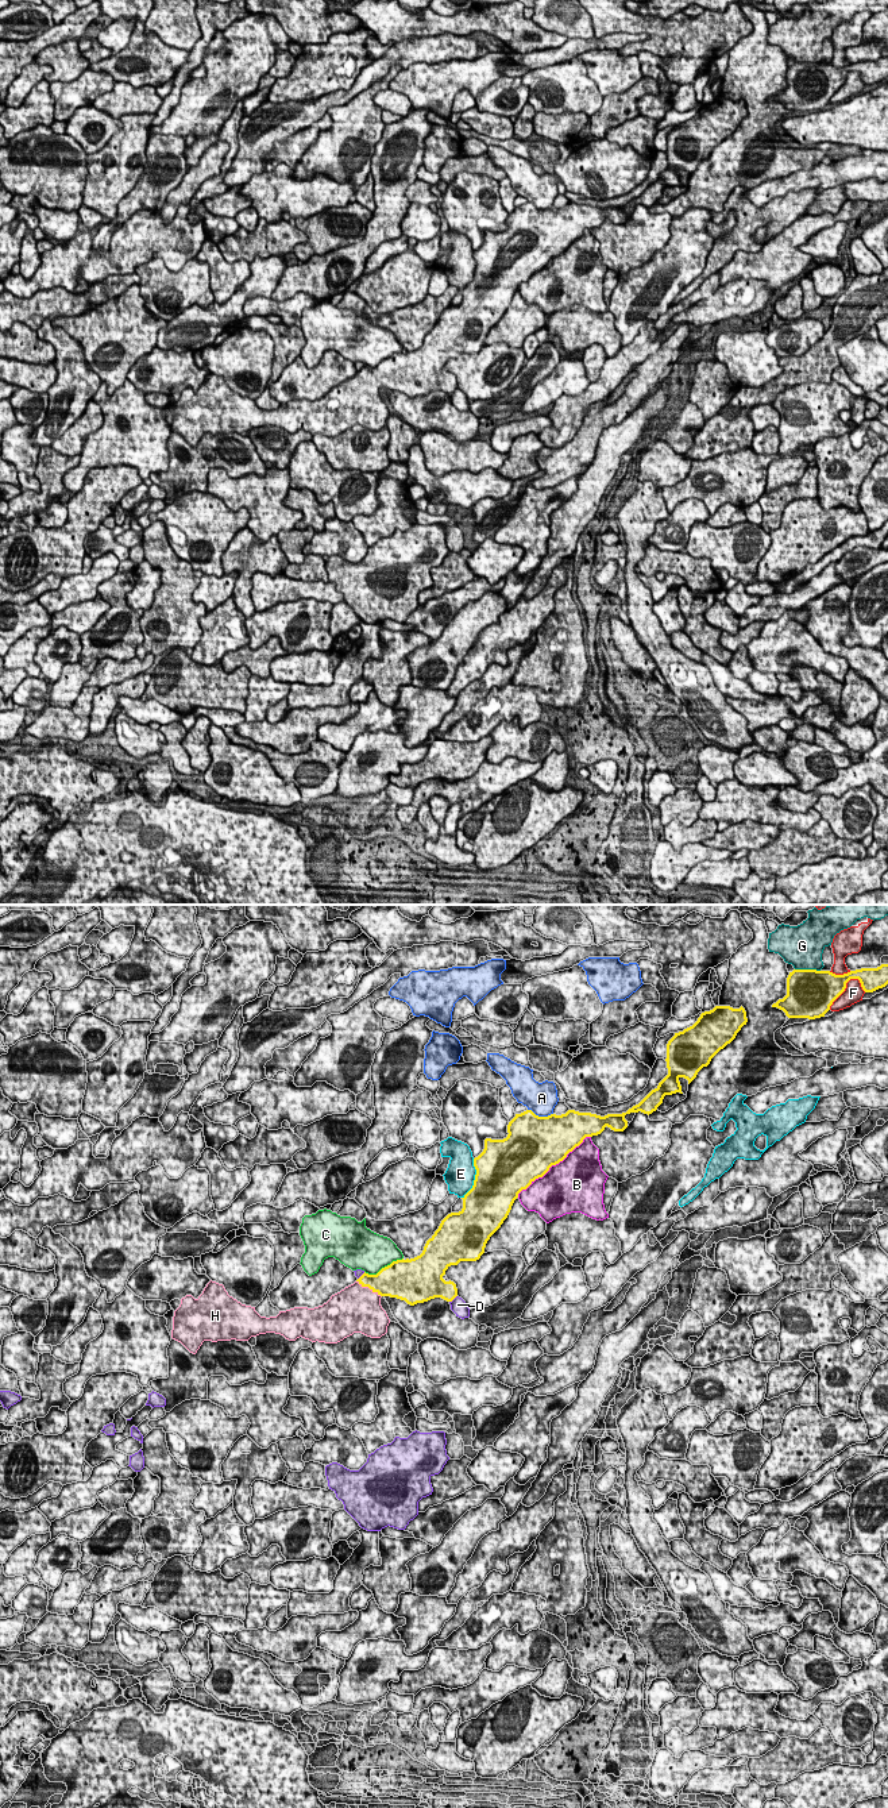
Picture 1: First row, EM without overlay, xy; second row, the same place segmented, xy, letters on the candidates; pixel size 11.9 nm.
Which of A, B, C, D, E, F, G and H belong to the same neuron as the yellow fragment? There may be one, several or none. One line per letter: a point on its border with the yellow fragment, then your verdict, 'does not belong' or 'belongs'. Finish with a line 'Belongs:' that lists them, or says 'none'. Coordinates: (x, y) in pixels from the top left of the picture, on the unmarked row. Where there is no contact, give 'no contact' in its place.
A: xy (540, 209) | does not belong
B: xy (552, 257) | does not belong
C: xy (385, 359) | does not belong
D: xy (452, 392) | does not belong
E: xy (475, 272) | does not belong
F: xy (844, 83) | does not belong
G: xy (807, 62) | does not belong
H: xy (369, 380) | belongs
Belongs: H

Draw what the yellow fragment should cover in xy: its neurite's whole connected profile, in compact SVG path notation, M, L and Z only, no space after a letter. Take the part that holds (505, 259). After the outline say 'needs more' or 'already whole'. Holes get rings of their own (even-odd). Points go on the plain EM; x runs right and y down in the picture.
M715 99L713 103L702 105L692 119L675 126L667 136L668 167L626 205L601 209L568 203L561 208L538 209L532 203L526 203L516 207L507 217L509 227L506 231L484 232L483 244L474 251L476 267L472 281L462 290L463 301L459 305L448 307L441 313L420 348L393 354L377 367L364 365L354 377L332 388L323 398L314 401L294 400L279 404L277 409L270 410L260 409L255 400L242 397L228 388L223 377L211 373L197 392L192 388L181 392L181 397L173 409L171 431L181 435L193 447L197 446L204 433L248 433L251 429L266 425L281 427L289 433L302 429L312 435L325 436L337 436L354 425L381 431L387 425L390 416L386 404L381 398L382 389L397 390L410 398L435 390L452 394L457 389L457 381L453 374L443 371L445 363L460 354L480 351L487 334L507 311L514 293L522 282L526 282L536 271L543 270L552 258L563 254L586 230L601 227L606 219L614 224L623 224L628 220L626 207L641 204L649 208L657 203L665 188L683 186L679 171L684 170L690 177L698 165L707 159L711 151L736 131L746 115L746 104L742 99L740 101Z | needs more

